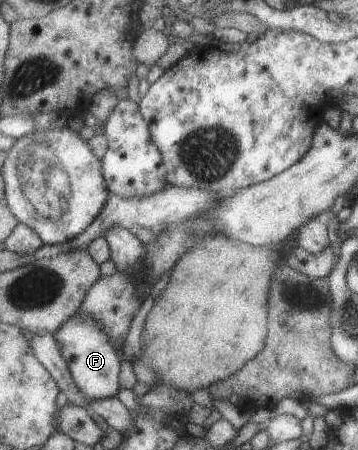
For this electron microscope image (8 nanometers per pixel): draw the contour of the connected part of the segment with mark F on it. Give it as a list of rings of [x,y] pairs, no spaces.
[[[75,313],[56,332],[61,354],[67,359],[73,378],[88,399],[109,398],[115,396],[121,388],[119,374],[121,374],[122,355],[116,349],[112,336],[105,330],[104,324],[92,314]]]

